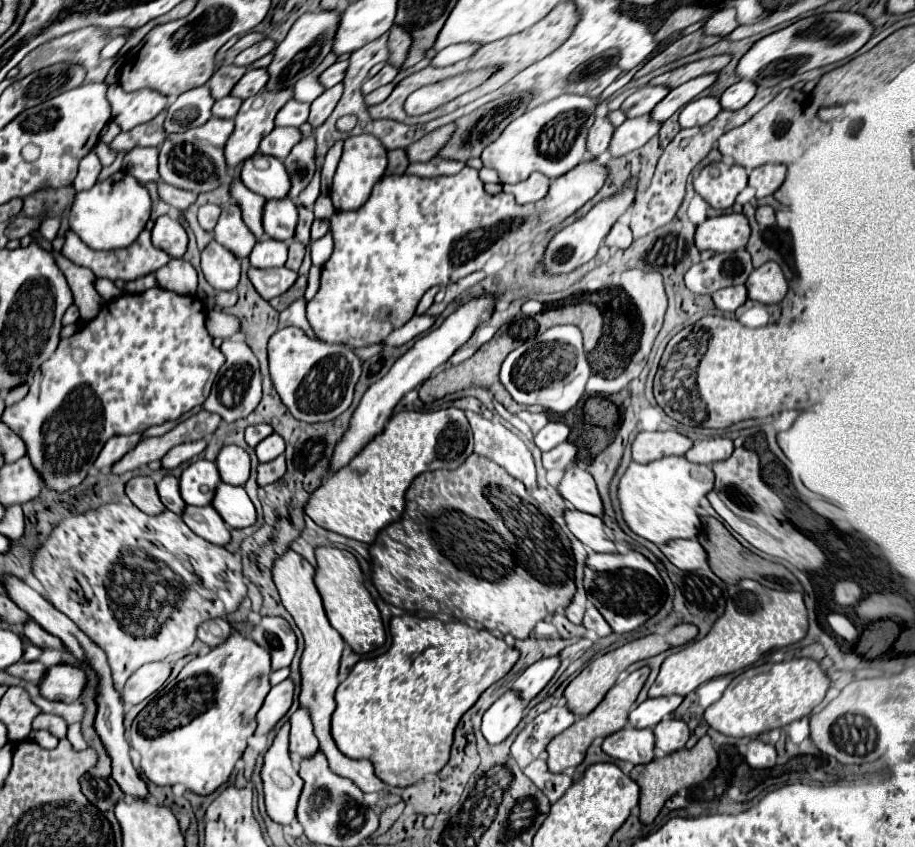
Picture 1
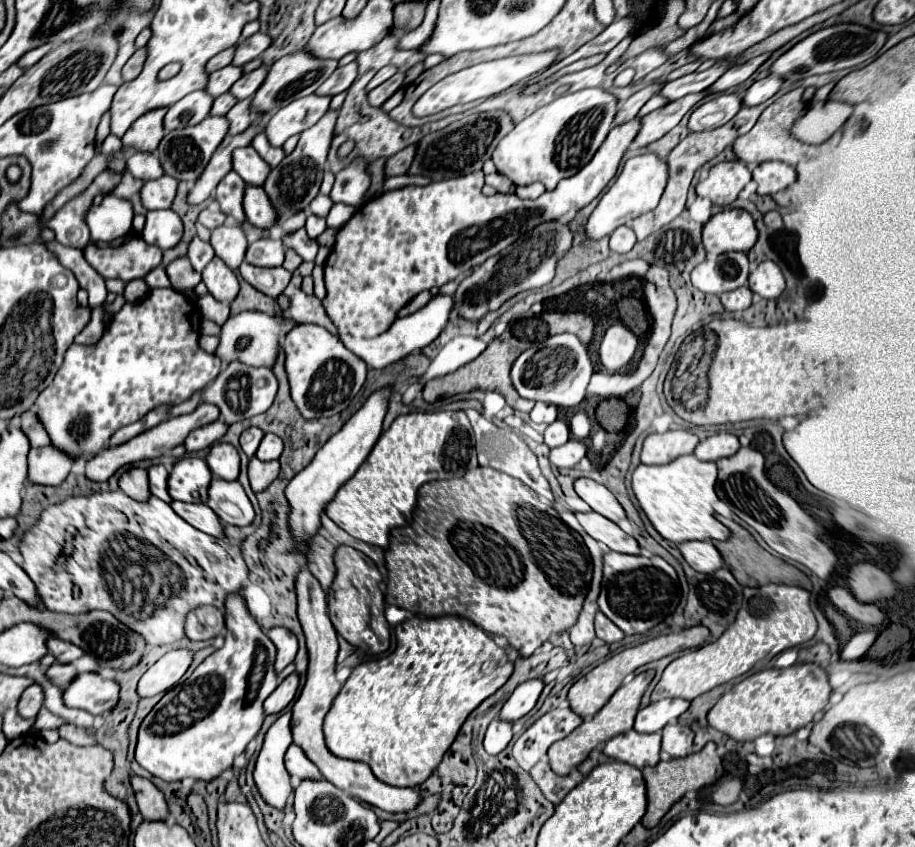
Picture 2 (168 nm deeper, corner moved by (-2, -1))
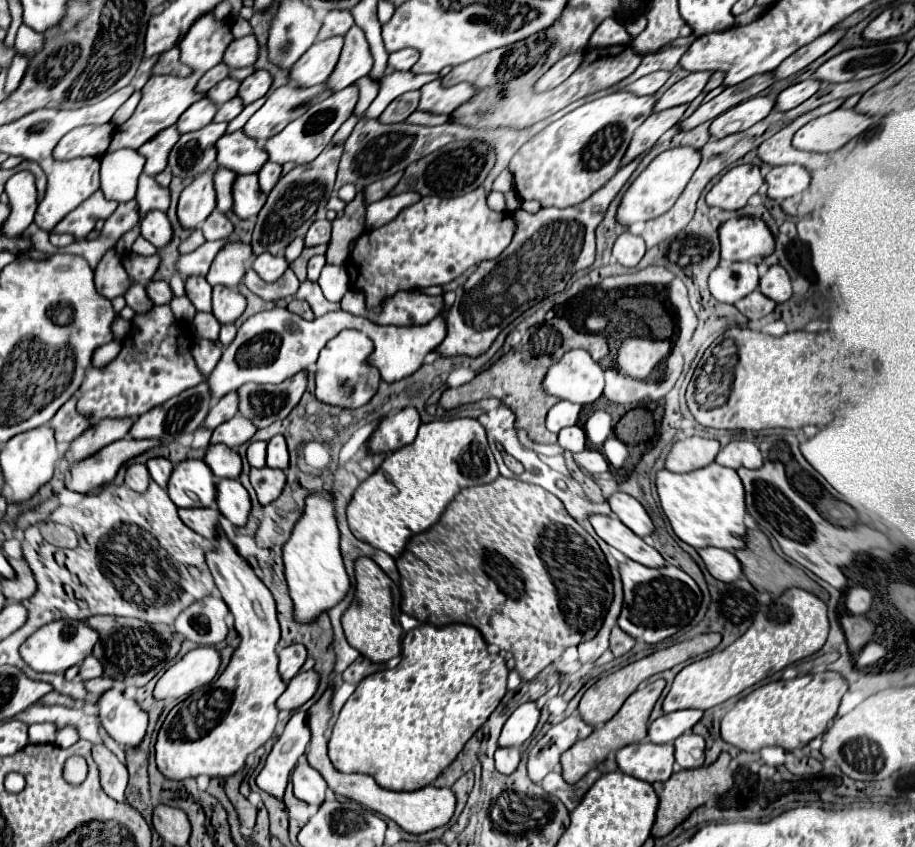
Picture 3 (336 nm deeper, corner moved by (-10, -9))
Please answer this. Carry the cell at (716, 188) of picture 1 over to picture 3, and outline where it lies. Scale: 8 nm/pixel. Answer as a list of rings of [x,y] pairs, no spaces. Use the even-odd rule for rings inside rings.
[[[737,165],[711,187],[707,193],[707,205],[737,211],[747,205],[749,197],[755,195],[761,185],[763,175],[757,165]]]

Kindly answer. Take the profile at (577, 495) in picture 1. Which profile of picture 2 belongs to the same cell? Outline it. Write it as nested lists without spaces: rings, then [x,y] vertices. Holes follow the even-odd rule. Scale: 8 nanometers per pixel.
[[[581,477],[575,481],[575,493],[597,513],[601,513],[603,517],[607,517],[609,521],[617,523],[621,519],[625,519],[625,511],[619,505],[619,501],[611,495],[611,491],[607,491],[607,487],[603,487],[601,483]]]

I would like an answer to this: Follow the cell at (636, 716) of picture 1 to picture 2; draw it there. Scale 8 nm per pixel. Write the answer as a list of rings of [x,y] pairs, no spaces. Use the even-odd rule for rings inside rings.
[[[661,699],[657,703],[647,705],[635,717],[635,731],[639,733],[655,733],[661,731],[669,721],[675,721],[681,713],[685,713],[689,701],[685,699]]]

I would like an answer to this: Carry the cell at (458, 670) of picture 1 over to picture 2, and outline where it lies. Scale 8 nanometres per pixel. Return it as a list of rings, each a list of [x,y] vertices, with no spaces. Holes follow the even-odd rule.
[[[415,615],[395,627],[395,637],[397,647],[391,655],[377,661],[365,661],[353,669],[325,717],[323,731],[325,743],[333,755],[369,763],[375,777],[387,785],[417,787],[441,763],[467,715],[507,683],[513,673],[513,663],[507,659],[505,649],[483,629],[453,615],[431,619]],[[485,661],[493,667],[487,673],[483,673]]]

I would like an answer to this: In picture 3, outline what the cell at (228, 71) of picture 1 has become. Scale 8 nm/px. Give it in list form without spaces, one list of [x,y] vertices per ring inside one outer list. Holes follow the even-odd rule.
[[[227,77],[227,79],[219,81],[219,83],[217,83],[213,89],[209,89],[207,97],[209,97],[213,103],[217,103],[217,105],[223,105],[225,101],[229,101],[229,99],[233,99],[233,97],[237,95],[237,89],[239,89],[239,85],[241,85],[241,81]]]

